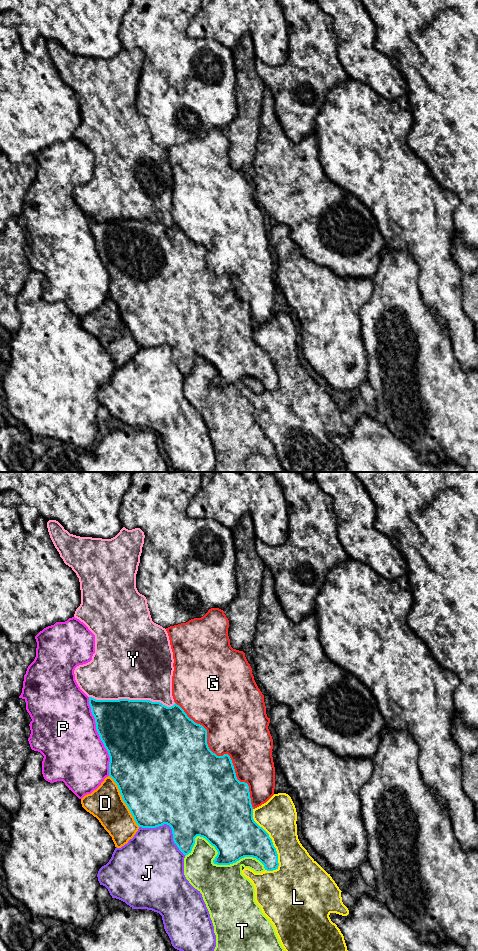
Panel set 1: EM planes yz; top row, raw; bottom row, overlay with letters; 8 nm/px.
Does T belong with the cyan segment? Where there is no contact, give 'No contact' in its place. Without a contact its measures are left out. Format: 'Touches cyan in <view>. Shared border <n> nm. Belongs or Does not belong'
Touches cyan in yz. Shared border 650 nm. Does not belong

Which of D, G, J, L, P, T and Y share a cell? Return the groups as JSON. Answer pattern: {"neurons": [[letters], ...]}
{"neurons": [["D"], ["G"], ["J"], ["L"], ["P"], ["T"], ["Y"]]}

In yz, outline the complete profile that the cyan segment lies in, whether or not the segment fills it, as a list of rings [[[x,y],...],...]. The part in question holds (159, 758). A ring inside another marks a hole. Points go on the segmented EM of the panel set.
[[[89,697],[89,705],[92,715],[95,718],[96,730],[110,757],[109,776],[117,784],[123,801],[139,827],[156,828],[164,824],[169,825],[172,829],[174,843],[185,856],[191,853],[195,844],[195,838],[200,836],[205,838],[217,850],[218,854],[213,860],[214,864],[230,865],[244,857],[253,857],[259,860],[267,871],[278,869],[278,854],[272,839],[253,819],[253,807],[248,784],[240,782],[237,779],[232,760],[228,754],[217,756],[209,749],[207,744],[207,730],[202,725],[190,719],[179,705],[175,703],[173,706],[167,707],[160,702],[152,702],[150,700],[96,700],[92,697]]]

